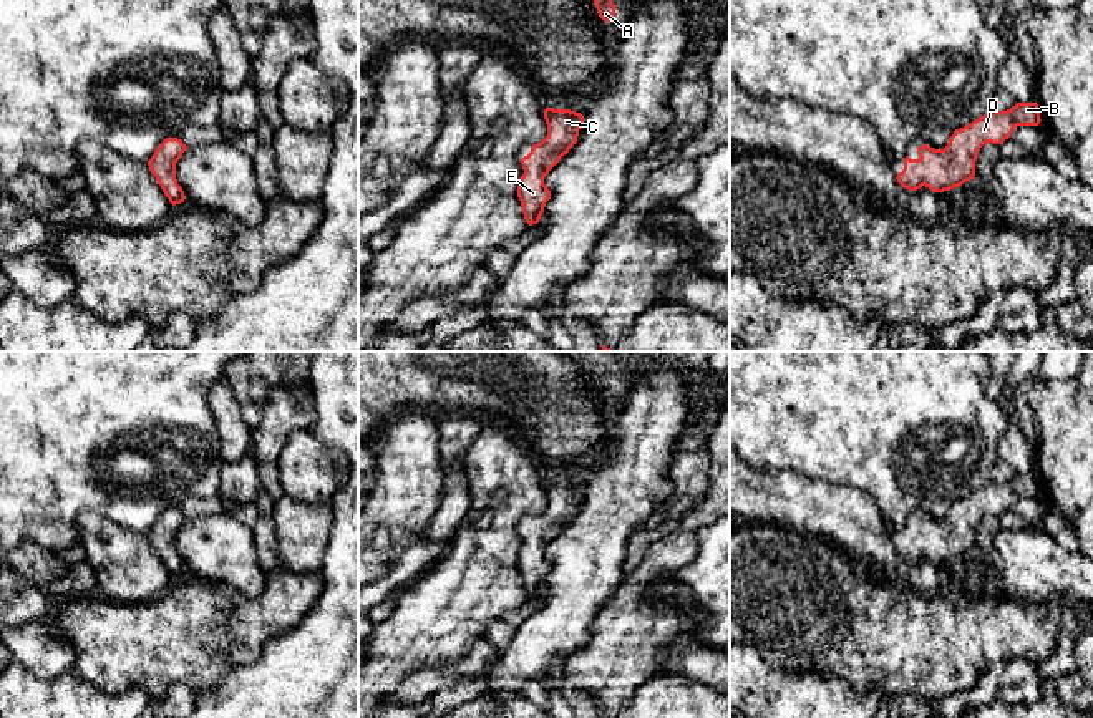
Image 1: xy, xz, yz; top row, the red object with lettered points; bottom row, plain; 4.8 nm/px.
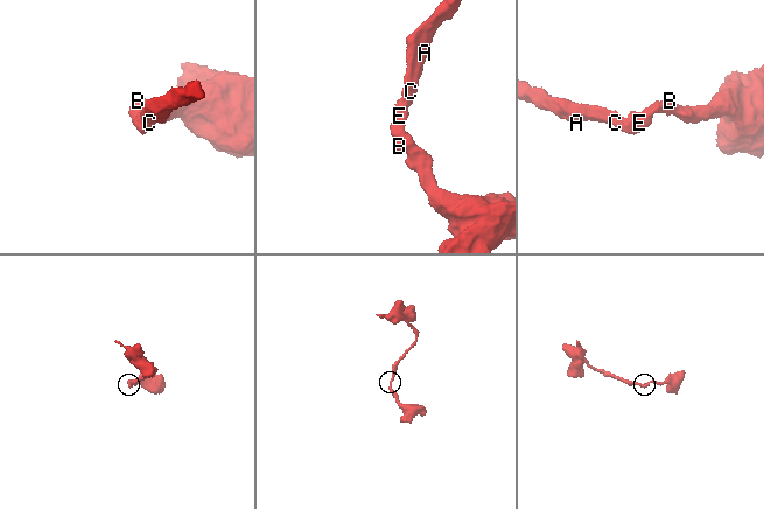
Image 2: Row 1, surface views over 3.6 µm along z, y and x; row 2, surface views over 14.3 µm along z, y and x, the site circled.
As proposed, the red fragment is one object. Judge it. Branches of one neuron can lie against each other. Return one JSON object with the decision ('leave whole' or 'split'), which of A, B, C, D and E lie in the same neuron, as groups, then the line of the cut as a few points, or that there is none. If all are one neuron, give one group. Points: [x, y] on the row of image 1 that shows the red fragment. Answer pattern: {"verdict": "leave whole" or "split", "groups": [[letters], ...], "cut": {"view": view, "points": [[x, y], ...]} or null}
{"verdict": "leave whole", "groups": [["A", "B", "C", "D", "E"]], "cut": null}

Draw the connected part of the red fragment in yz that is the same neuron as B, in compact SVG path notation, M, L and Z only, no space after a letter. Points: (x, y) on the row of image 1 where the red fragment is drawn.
M1017 103L1007 111L992 108L970 124L955 129L944 149L922 144L917 148L917 159L906 156L904 169L896 179L909 191L922 186L932 192L959 187L974 179L977 154L984 144L1002 144L1017 126L1038 126L1040 121L1037 103Z

